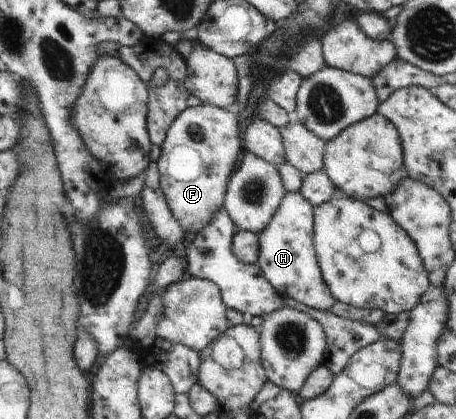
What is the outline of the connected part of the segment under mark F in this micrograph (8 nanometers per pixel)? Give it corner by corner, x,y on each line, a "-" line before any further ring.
213,105
185,109
163,136
158,164
159,180
167,206
184,232
195,236
206,229
224,205
233,166
241,152
239,121
235,113

